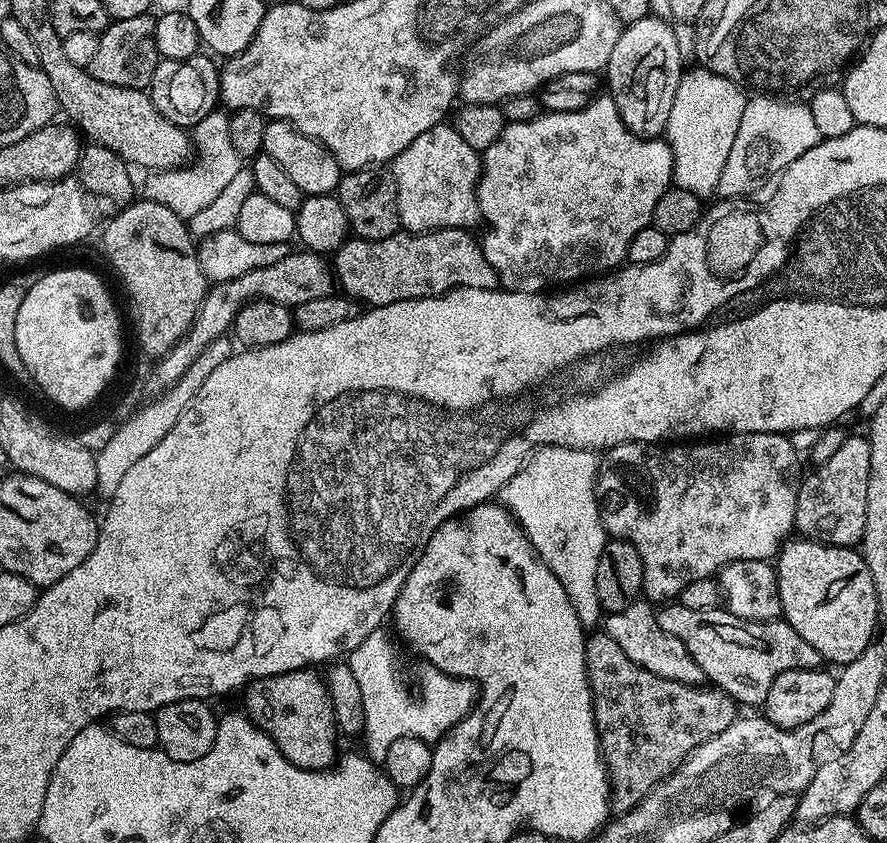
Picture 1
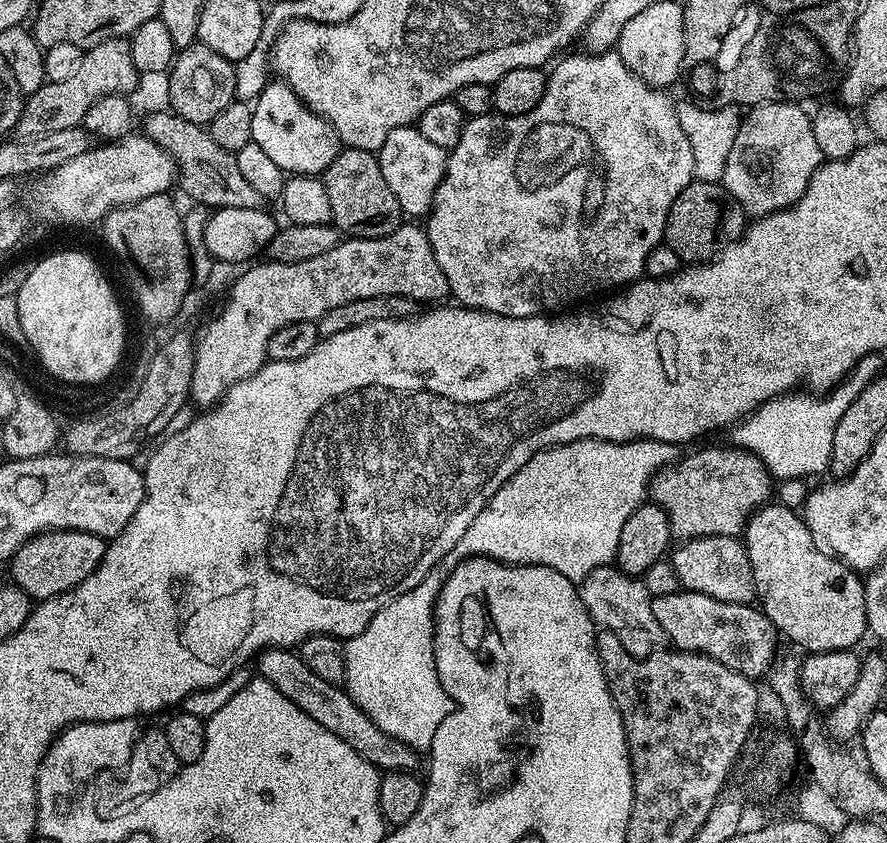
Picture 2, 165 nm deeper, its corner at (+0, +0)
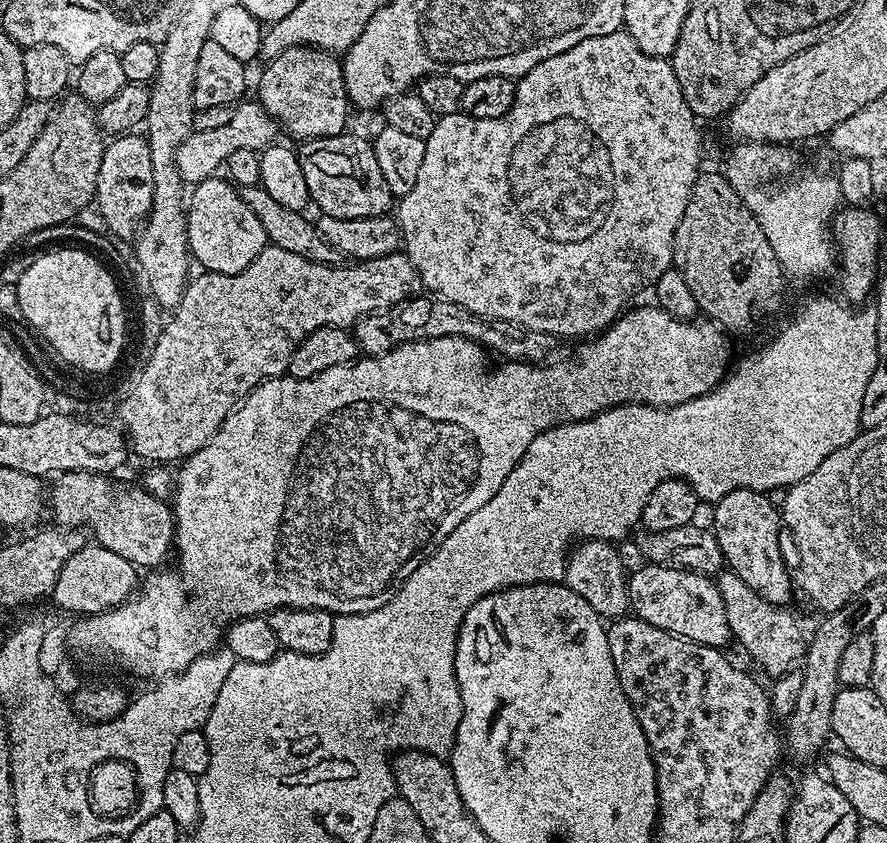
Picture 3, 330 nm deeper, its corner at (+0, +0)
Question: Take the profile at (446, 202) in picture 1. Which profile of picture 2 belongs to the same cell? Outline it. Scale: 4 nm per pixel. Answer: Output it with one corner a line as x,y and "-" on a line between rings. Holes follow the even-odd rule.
409,126
390,130
390,134
386,134
386,142
382,142
378,159
382,166
382,178
386,178
386,186
390,186
394,198
398,198
401,213
408,218
427,217
448,165
448,152
442,146
434,146
434,142
422,138
419,127

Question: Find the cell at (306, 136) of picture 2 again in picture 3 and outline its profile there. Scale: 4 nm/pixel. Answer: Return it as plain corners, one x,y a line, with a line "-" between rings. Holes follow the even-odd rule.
291,48
278,58
267,61
263,65
264,73
260,76
260,103
276,121
281,129
284,128
292,136
297,136
297,141
313,140
314,138
326,138
327,136
339,136
345,131
348,124
348,108
350,101
346,82
344,81
344,65
333,53
325,52
323,48

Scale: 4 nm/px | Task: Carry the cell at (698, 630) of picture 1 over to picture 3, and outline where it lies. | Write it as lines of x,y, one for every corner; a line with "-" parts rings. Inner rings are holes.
645,562
638,570
628,573
628,606
631,615
642,622
650,622
650,626
658,626
658,630
666,630
670,634
711,648
723,649
724,643
733,639
726,622
726,606
722,606
722,594
716,588
715,579
700,572
691,572
689,568
671,568

